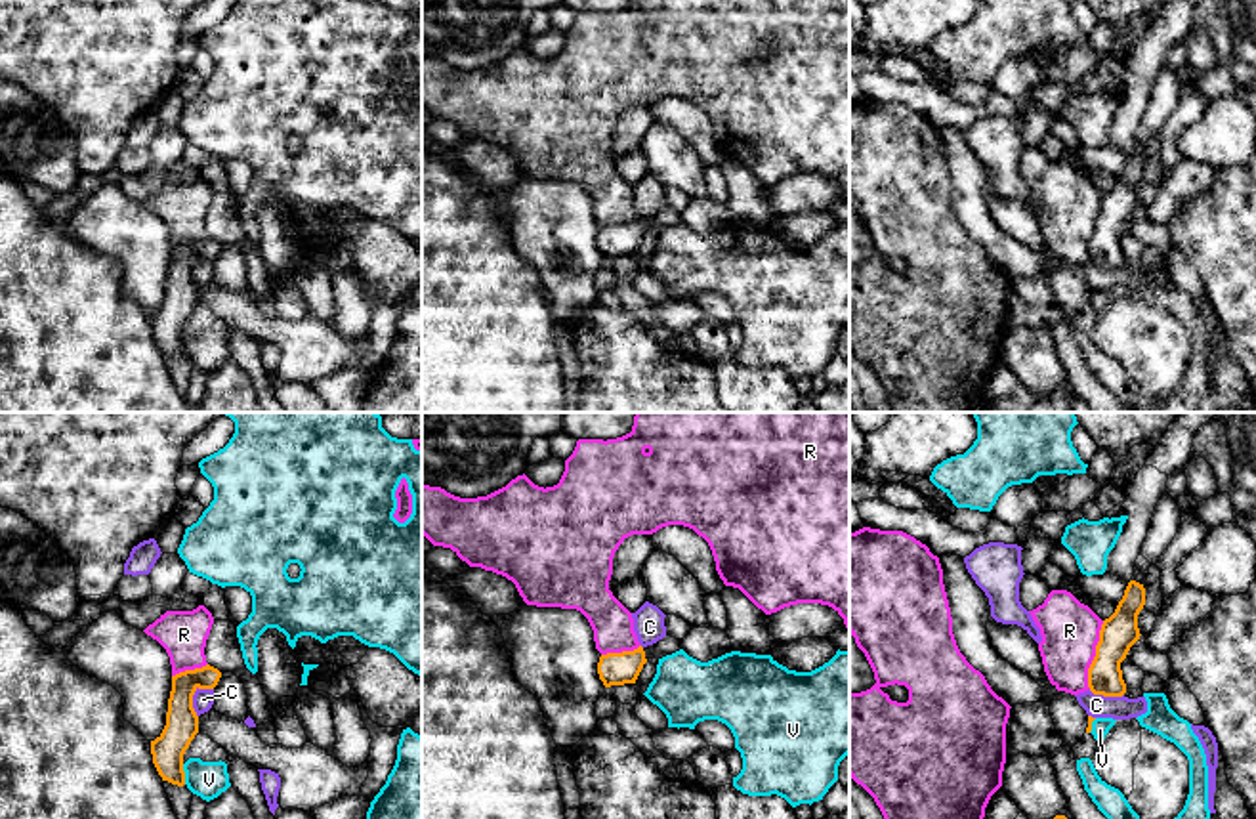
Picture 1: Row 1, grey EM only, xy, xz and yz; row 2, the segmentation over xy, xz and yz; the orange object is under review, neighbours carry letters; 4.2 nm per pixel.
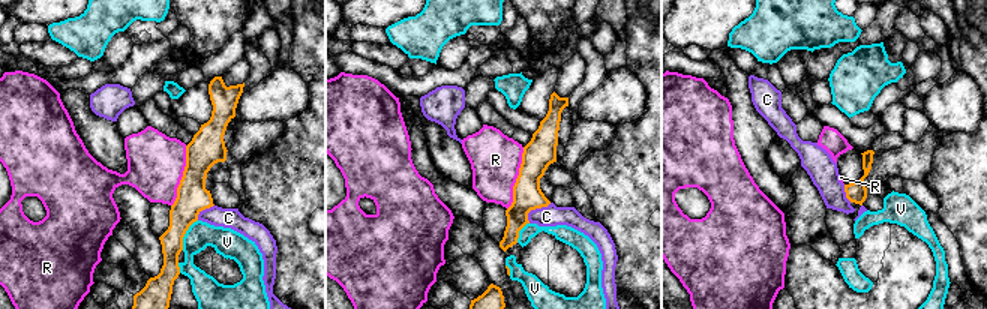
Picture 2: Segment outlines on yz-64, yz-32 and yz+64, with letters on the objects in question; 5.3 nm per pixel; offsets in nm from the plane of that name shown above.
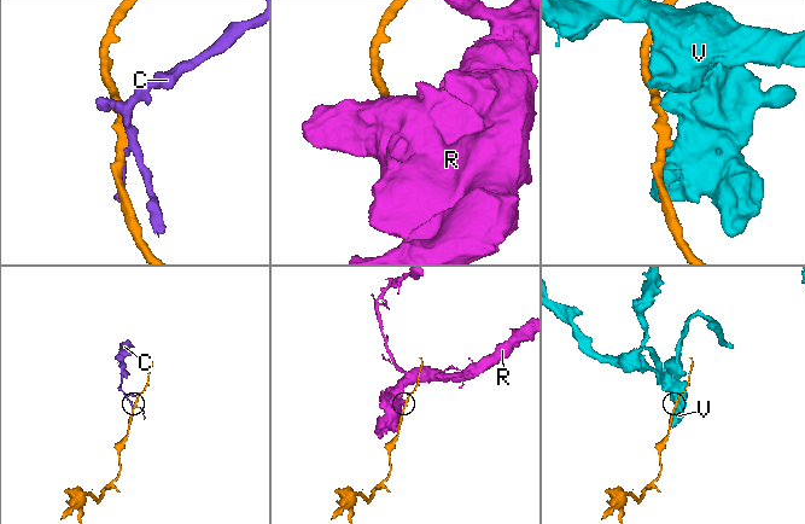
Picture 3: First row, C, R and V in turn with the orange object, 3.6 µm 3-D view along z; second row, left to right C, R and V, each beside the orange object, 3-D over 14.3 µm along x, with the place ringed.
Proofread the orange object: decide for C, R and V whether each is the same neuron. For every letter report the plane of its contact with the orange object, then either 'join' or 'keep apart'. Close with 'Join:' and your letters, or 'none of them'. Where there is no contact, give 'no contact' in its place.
C: xy | keep apart
R: yz | keep apart
V: xy | keep apart
Join: none of them

